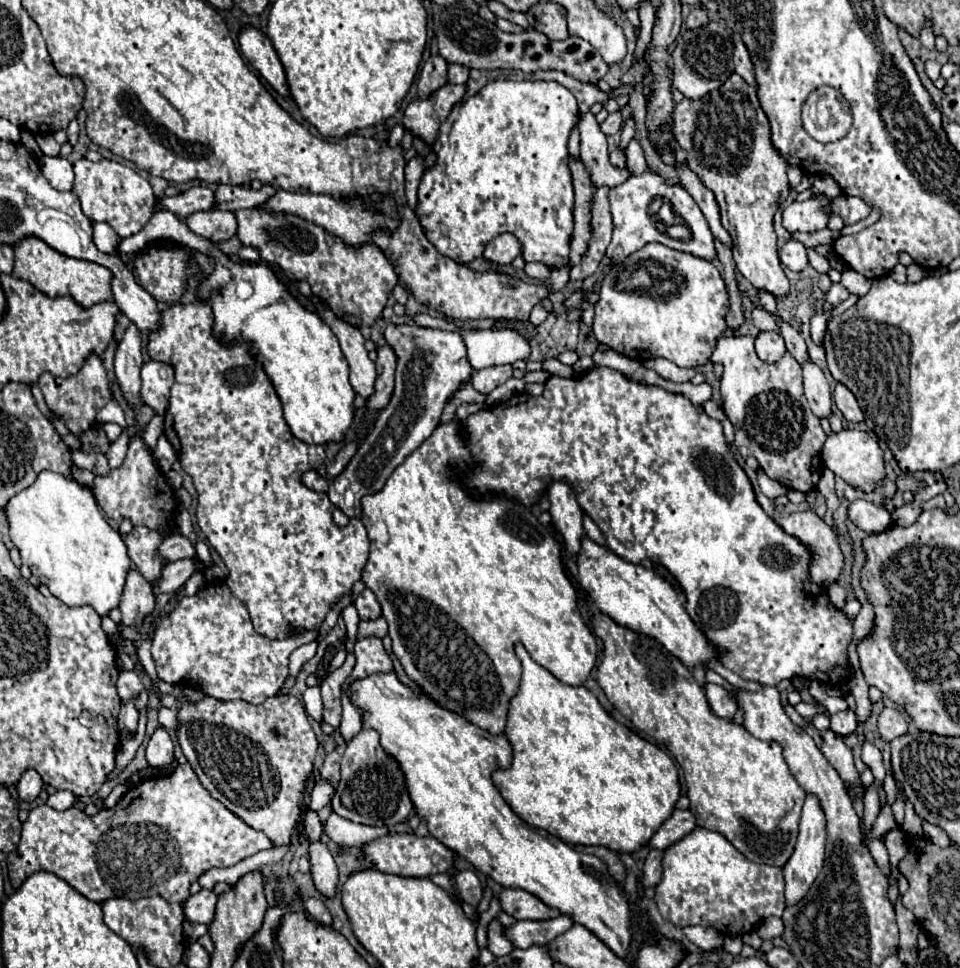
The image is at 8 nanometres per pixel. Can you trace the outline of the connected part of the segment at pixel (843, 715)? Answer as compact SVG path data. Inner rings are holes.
M844 710L844 712L838 712L838 714L834 714L832 718L830 718L830 730L834 732L834 734L838 734L838 736L848 736L848 734L852 734L854 730L856 730L856 712L854 710Z

